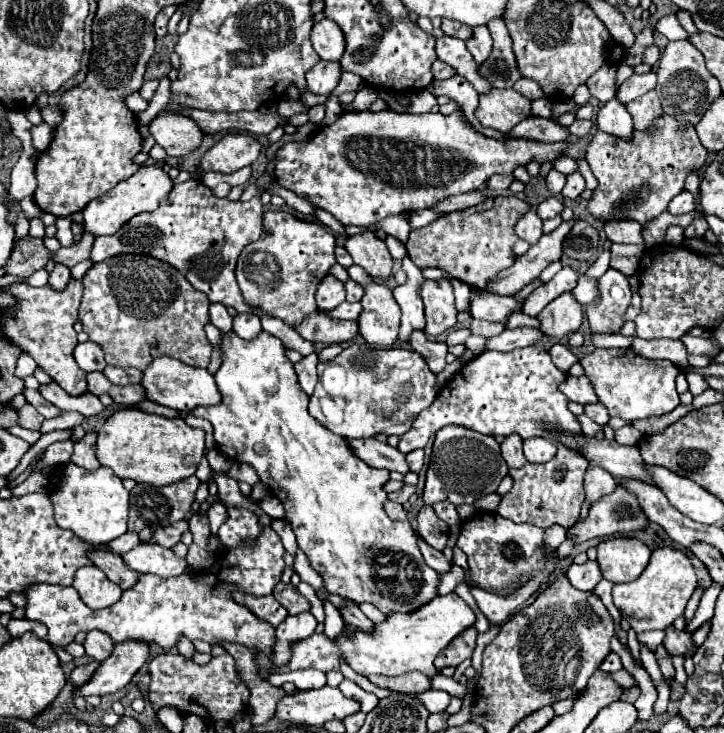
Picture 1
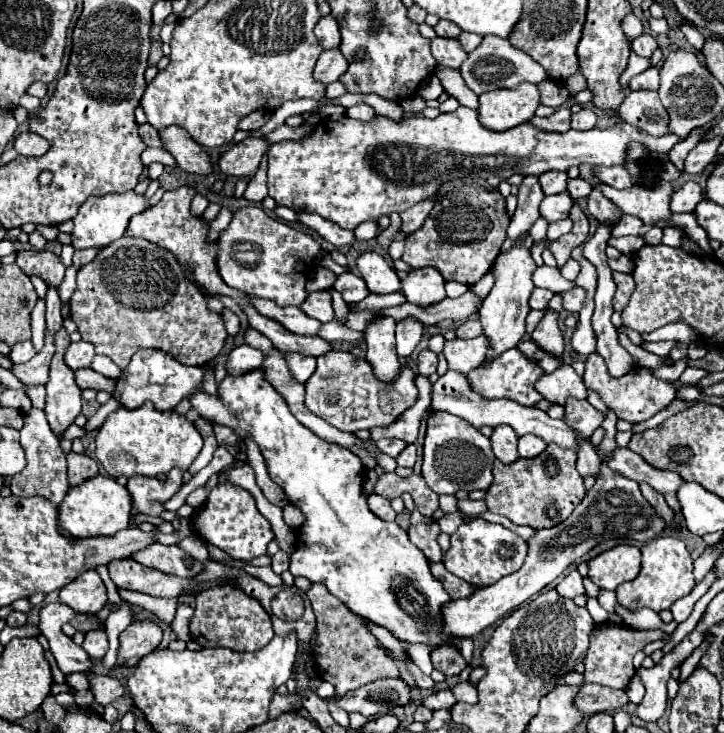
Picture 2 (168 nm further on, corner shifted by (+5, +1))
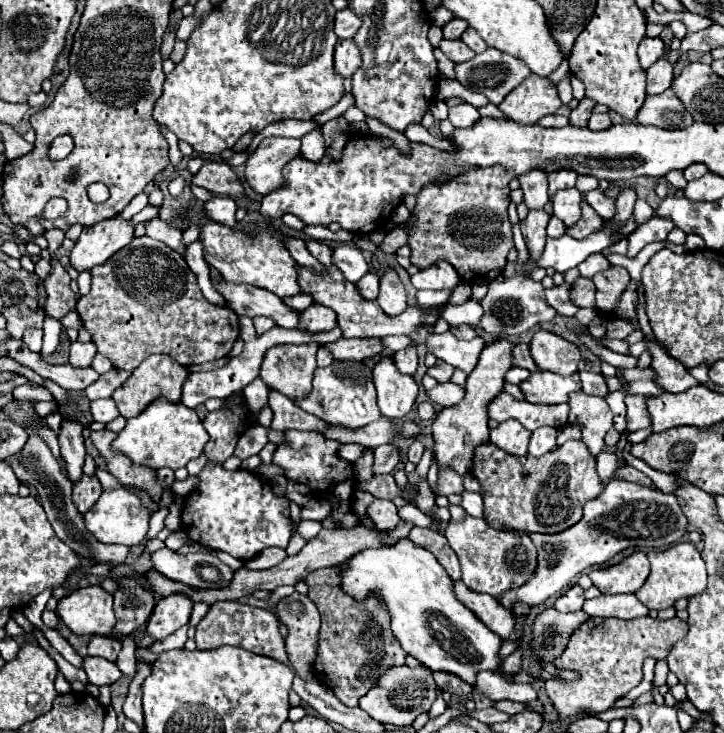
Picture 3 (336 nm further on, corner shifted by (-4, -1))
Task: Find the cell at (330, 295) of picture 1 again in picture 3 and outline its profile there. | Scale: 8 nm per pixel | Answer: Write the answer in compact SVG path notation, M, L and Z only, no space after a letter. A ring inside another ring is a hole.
M311 304L301 314L301 330L309 332L323 332L337 326L337 314L331 312L331 308L321 304Z

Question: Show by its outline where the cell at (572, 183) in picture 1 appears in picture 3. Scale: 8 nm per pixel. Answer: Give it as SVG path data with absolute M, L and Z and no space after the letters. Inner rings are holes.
M589 190L589 192L585 192L583 194L583 198L585 198L585 202L601 216L601 218L611 218L613 216L613 208L615 208L615 202L613 200L609 200L603 192L599 192L599 190Z

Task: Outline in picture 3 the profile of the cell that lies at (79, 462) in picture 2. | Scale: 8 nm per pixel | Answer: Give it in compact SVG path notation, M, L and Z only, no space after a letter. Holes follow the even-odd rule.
M85 476L73 484L73 504L77 506L77 510L81 514L85 514L85 510L89 510L93 506L93 502L97 500L97 496L101 496L103 488L97 476Z

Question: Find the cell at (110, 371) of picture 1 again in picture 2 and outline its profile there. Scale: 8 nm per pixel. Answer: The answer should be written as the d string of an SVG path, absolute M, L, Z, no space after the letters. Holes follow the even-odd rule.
M96 356L94 364L92 364L92 370L100 372L102 376L112 378L112 380L116 380L116 378L118 378L118 374L120 374L120 368L118 368L112 360L108 360L106 356Z

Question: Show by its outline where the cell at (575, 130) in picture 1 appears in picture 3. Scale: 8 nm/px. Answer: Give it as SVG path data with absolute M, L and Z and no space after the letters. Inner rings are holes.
M591 114L591 118L589 118L589 128L591 130L605 130L609 126L611 126L609 114Z

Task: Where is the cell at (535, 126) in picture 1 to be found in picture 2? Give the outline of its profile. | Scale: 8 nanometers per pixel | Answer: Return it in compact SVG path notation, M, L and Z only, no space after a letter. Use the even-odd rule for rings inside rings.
M560 106L550 118L538 118L534 116L530 122L534 126L538 126L540 130L546 130L546 132L568 132L570 130L570 108L566 106Z

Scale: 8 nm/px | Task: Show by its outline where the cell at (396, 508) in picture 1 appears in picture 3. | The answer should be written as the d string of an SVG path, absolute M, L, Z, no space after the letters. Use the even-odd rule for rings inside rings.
M373 500L373 504L367 508L367 514L371 516L371 520L375 520L377 528L383 528L383 530L389 530L389 528L395 528L401 518L397 514L397 506L391 502L391 500Z

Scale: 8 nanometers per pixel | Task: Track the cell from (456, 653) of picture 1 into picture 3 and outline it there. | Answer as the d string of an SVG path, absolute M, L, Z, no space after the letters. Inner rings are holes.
M433 672L433 678L435 678L435 682L443 688L443 690L447 690L447 692L451 692L451 694L459 694L459 696L467 696L467 694L471 694L473 692L473 688L471 688L471 684L467 684L465 680L461 680L459 676L453 676L451 672Z

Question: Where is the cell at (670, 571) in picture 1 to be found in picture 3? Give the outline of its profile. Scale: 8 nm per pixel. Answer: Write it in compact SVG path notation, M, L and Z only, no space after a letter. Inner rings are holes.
M679 542L671 546L669 550L651 550L649 554L651 562L651 574L643 588L635 594L649 610L661 610L673 606L679 598L689 598L705 592L707 586L707 572L705 562L699 554L699 550L691 542Z

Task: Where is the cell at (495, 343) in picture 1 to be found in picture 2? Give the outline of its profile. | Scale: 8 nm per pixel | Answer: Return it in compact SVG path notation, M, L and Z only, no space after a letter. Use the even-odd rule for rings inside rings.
M478 336L472 340L454 338L454 340L446 340L442 354L444 354L450 370L468 374L470 370L474 370L476 366L480 366L484 362L486 350L488 350L486 336Z

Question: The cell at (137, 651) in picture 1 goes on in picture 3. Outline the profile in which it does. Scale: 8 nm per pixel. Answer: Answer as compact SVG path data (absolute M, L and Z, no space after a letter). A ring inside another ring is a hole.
M173 594L173 596L161 598L155 604L153 614L149 616L147 634L157 642L165 640L169 634L173 634L177 628L181 628L189 622L191 608L193 608L193 602L183 594Z

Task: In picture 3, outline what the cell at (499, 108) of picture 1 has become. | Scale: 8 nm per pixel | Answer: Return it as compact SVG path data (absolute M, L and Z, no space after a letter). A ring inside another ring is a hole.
M533 74L505 96L505 100L499 104L499 110L509 120L531 126L537 124L539 118L555 114L559 106L561 100L557 96L557 88L551 86L549 80Z

